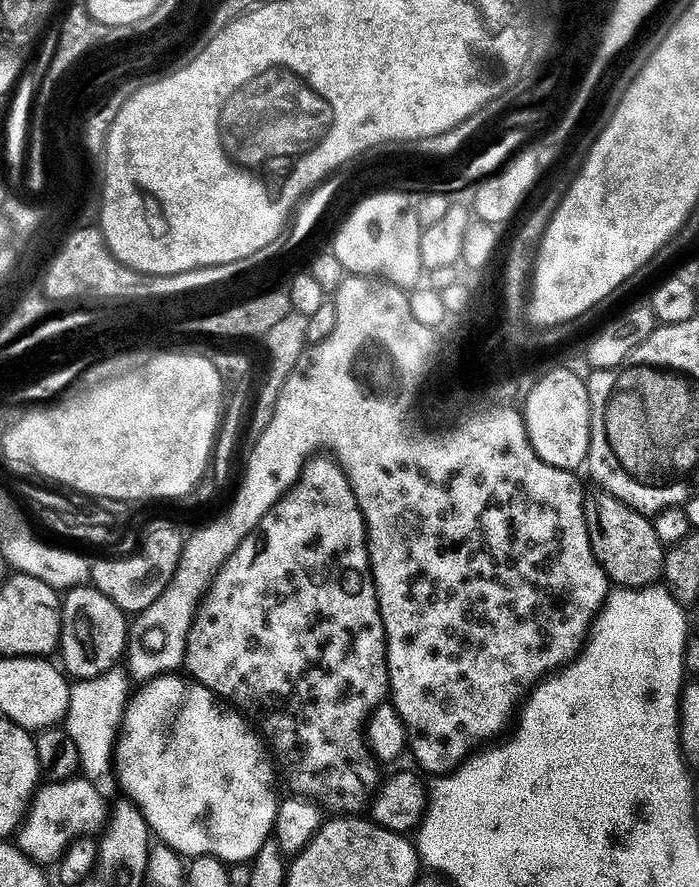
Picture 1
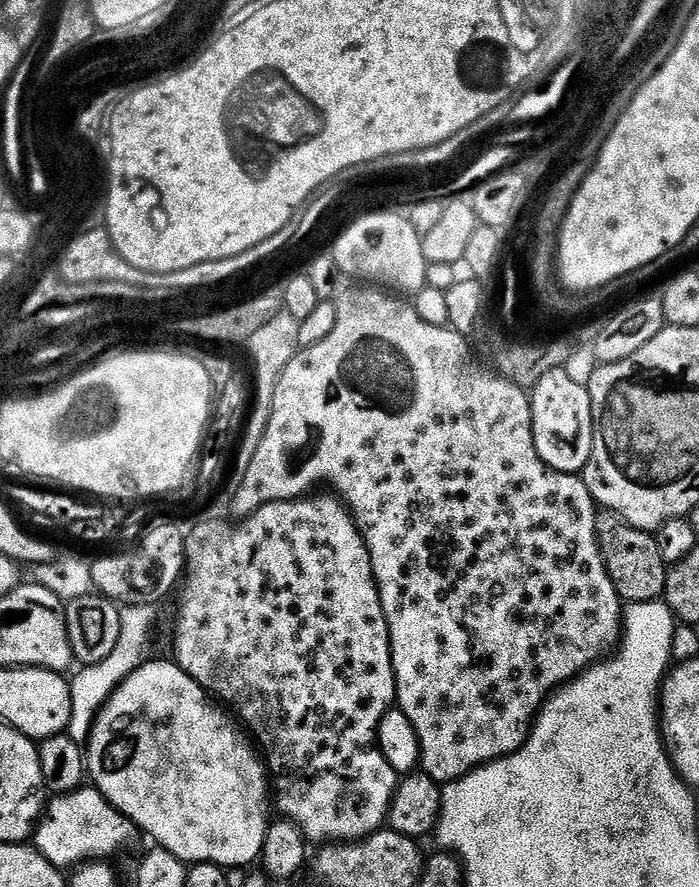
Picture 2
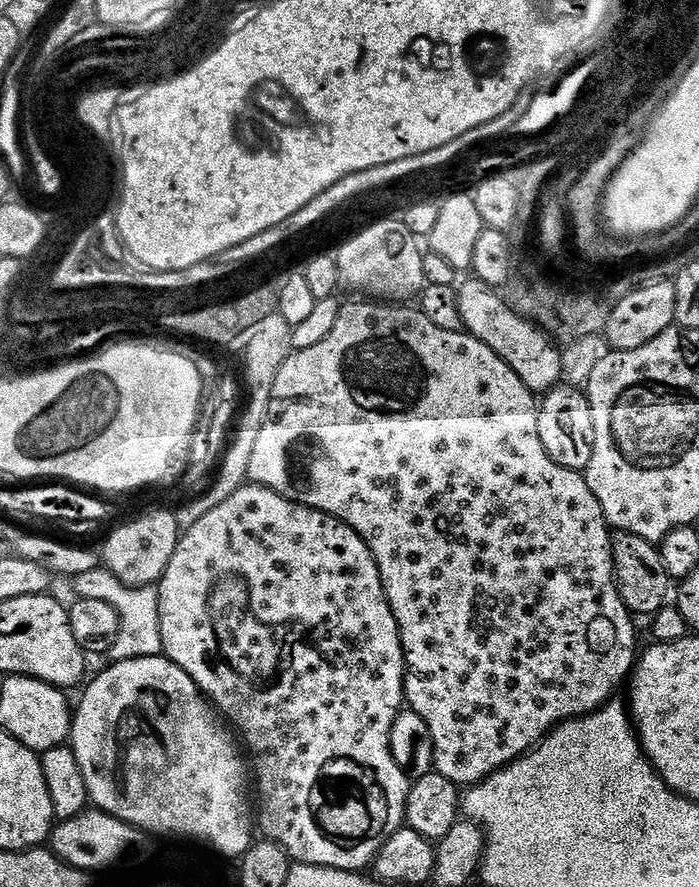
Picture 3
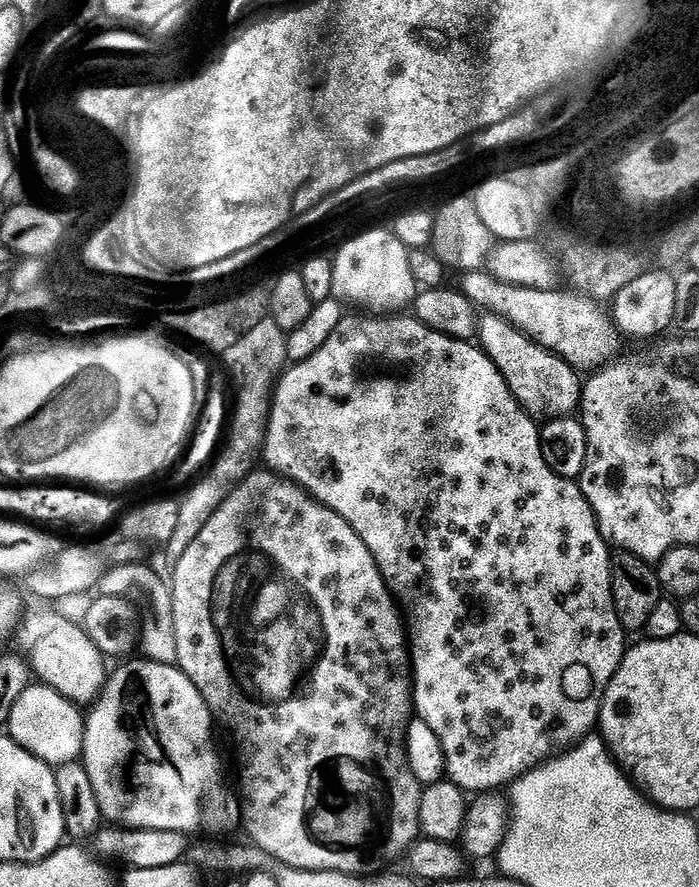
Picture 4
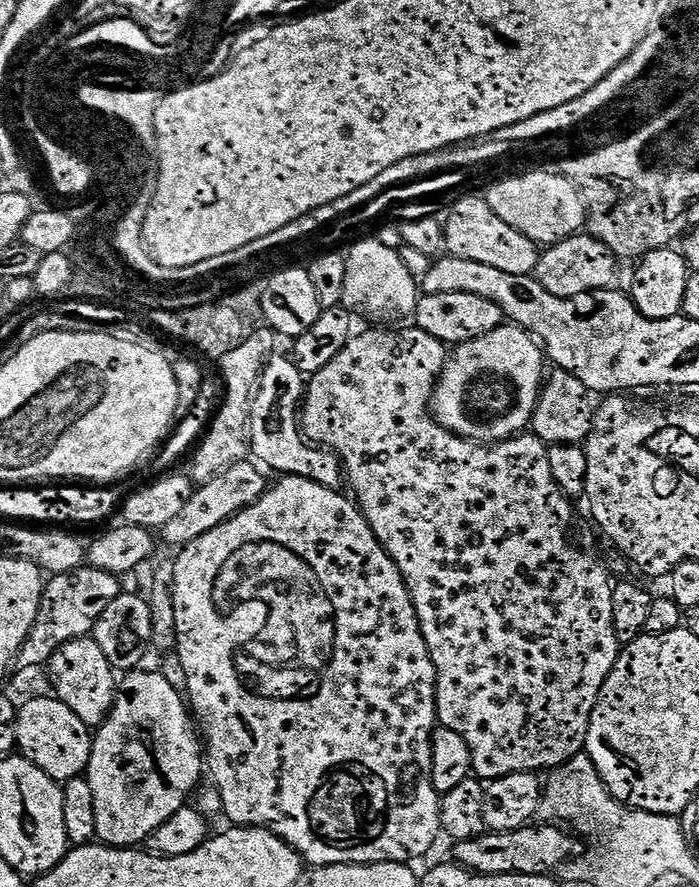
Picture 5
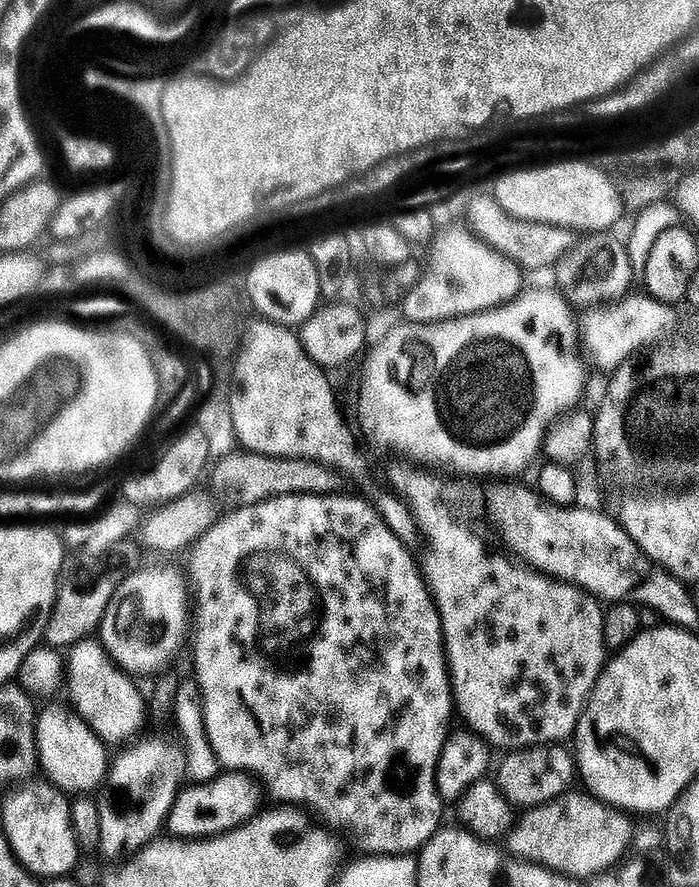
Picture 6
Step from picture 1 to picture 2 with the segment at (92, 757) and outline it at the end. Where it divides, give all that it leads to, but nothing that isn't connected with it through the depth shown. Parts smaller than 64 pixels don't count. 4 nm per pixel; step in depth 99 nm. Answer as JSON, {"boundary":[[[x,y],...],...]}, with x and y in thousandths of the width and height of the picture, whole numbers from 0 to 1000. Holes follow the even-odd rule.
{"boundary":[[[183,681],[172,685],[172,719],[169,728],[144,744],[126,746],[120,754],[102,768],[103,777],[103,812],[97,815],[94,825],[99,830],[120,832],[130,826],[137,814],[137,807],[150,791],[163,782],[167,768],[179,767],[193,753],[207,747],[206,734],[217,722],[217,707],[223,703],[222,684],[205,681]]]}

